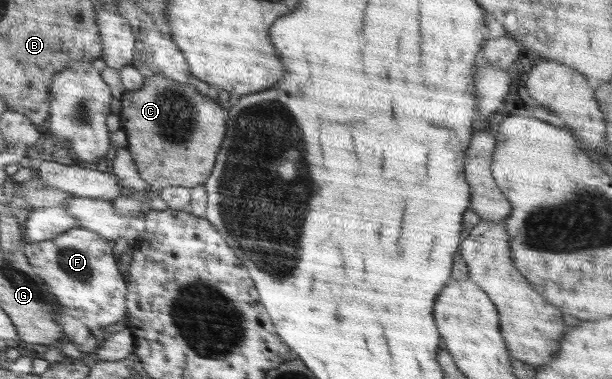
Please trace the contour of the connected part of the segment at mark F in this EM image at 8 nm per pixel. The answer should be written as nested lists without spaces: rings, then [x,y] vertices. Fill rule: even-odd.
[[[80,227],[66,230],[54,239],[23,243],[20,251],[56,297],[59,311],[55,321],[62,327],[65,338],[82,352],[82,356],[89,352],[95,356],[110,335],[103,328],[116,322],[125,322],[127,313],[127,286],[108,240]]]

